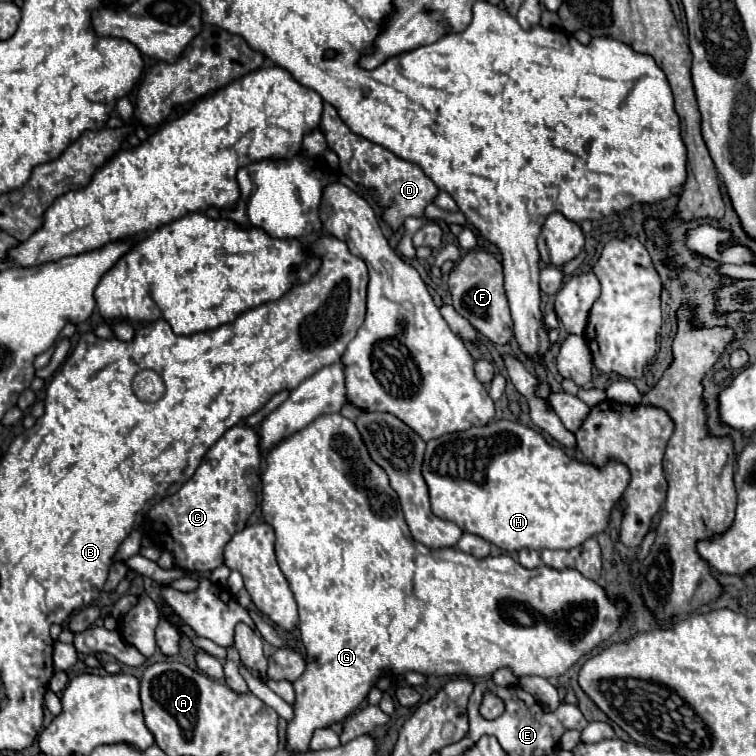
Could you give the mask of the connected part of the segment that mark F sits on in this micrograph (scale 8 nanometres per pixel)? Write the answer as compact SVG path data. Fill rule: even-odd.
M469 251L449 273L449 291L455 311L495 345L507 345L513 337L513 321L503 289L503 267L487 251Z

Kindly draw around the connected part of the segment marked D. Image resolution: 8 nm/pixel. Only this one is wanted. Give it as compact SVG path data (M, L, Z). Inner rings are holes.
M325 103L325 111L323 111L323 119L319 125L321 133L327 139L327 147L333 149L339 159L341 159L341 171L359 185L365 185L365 189L371 193L371 197L385 205L385 221L391 225L391 229L401 227L403 219L407 219L409 215L423 215L425 205L433 203L439 189L435 187L435 183L423 173L423 169L415 163L409 163L401 157L397 157L395 153L391 153L389 149L375 145L371 141L367 141L365 137L353 133L343 119L339 117L337 109L331 103Z

